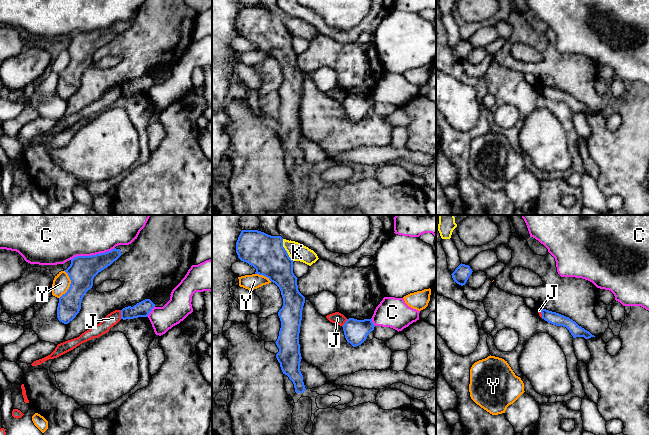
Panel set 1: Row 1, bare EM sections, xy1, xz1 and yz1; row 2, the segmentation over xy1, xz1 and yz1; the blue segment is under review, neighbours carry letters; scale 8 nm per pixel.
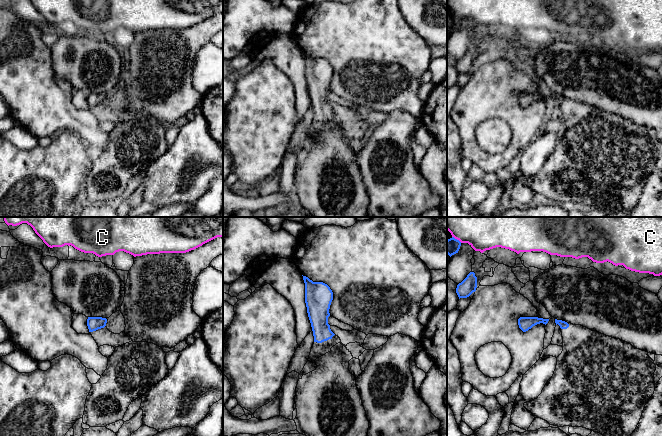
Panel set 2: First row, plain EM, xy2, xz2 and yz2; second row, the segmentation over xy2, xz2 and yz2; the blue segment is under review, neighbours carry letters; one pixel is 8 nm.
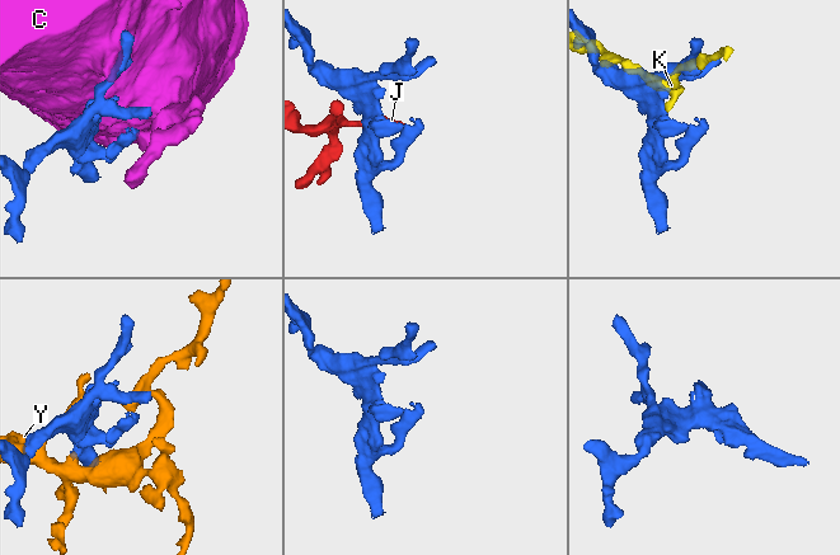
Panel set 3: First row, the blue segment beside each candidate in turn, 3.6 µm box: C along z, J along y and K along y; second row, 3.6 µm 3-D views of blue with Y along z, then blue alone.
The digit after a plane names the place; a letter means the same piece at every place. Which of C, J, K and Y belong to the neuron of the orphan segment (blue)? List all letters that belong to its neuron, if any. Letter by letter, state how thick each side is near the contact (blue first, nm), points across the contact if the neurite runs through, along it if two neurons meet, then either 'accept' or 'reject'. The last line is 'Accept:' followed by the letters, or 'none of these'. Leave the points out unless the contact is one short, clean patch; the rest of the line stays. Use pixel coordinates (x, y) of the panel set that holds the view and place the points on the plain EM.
C: 220 nm thick on the blue side, 280 nm on the other; reject
J: 130 nm thick on the blue side, 100 nm on the other; border along xy1 (120, 86), (121, 94); reject
K: 300 nm thick on the blue side, 140 nm on the other; reject
Y: 220 nm thick on the blue side, 140 nm on the other; reject
Accept: none of these

